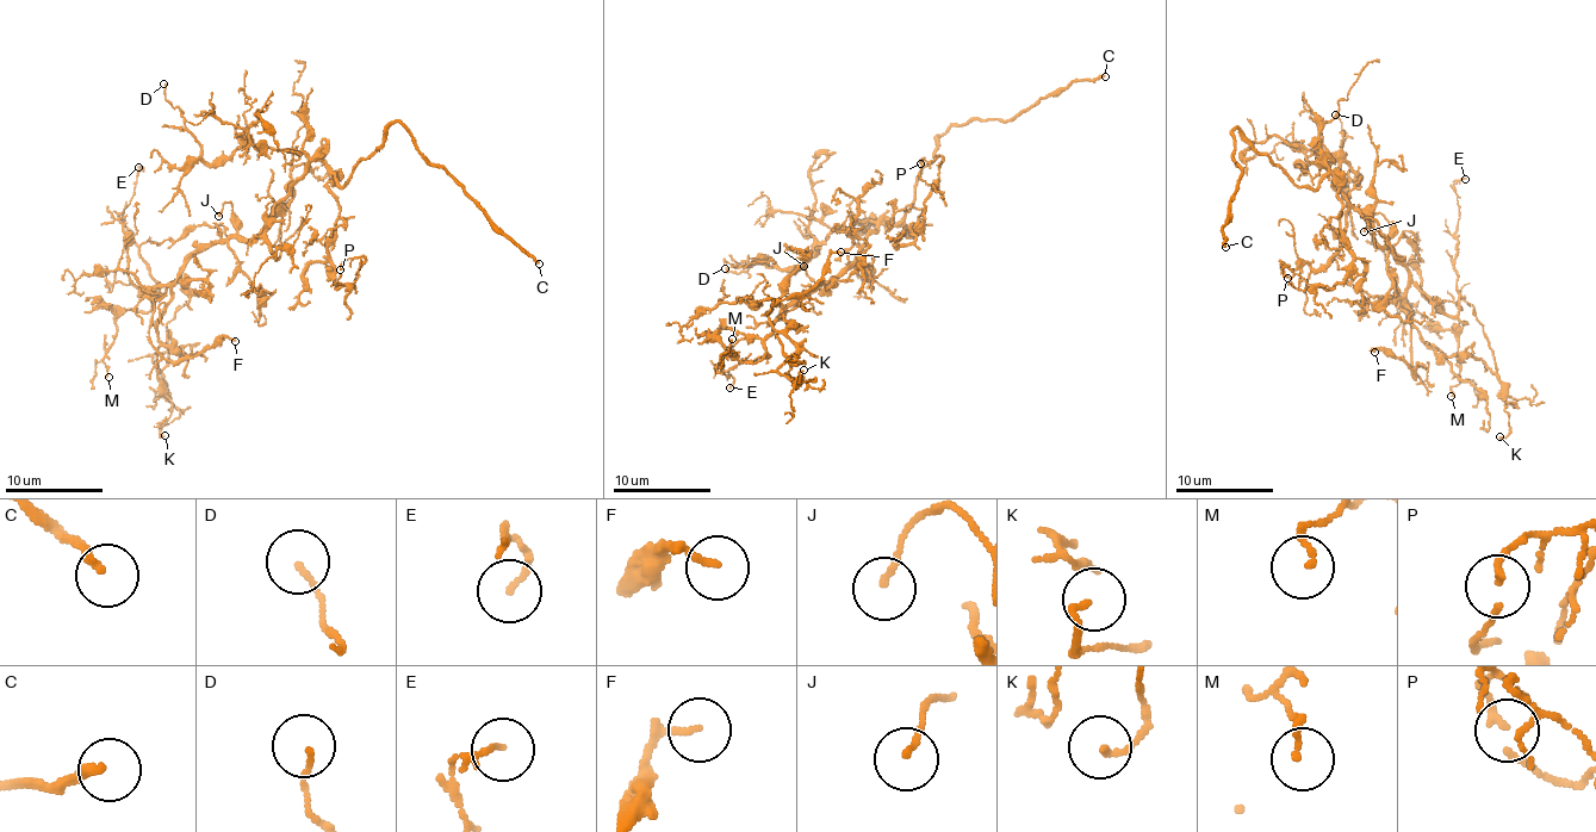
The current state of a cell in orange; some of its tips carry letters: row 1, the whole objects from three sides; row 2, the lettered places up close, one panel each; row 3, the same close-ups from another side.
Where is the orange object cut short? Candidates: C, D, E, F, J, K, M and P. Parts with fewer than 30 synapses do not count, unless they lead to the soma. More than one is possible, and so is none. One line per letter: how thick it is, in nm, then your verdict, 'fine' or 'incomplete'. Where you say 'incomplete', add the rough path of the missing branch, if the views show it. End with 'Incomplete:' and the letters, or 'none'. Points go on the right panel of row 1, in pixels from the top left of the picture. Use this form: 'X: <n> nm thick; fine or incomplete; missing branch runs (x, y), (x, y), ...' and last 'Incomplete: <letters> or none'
C: 200 nm thick; incomplete
D: 110 nm thick; fine
E: 110 nm thick; fine
F: 140 nm thick; fine
J: 130 nm thick; fine
K: 100 nm thick; fine
M: 130 nm thick; fine
P: 150 nm thick; fine
Incomplete: C

